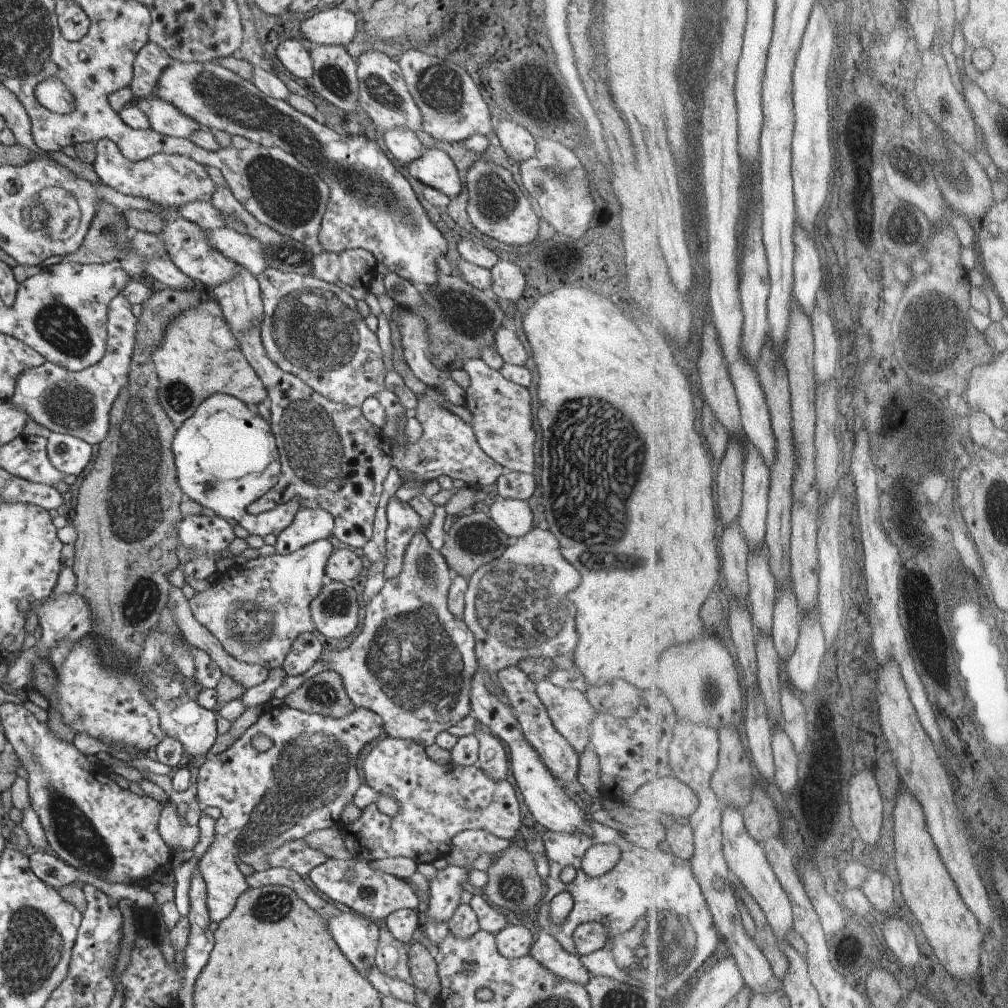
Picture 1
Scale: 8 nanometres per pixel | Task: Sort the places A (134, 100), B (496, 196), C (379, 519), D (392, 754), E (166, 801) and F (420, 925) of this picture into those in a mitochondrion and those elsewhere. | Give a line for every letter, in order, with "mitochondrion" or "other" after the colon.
A: other
B: mitochondrion
C: other
D: other
E: other
F: other

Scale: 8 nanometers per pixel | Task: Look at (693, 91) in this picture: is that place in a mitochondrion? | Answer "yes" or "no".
no

